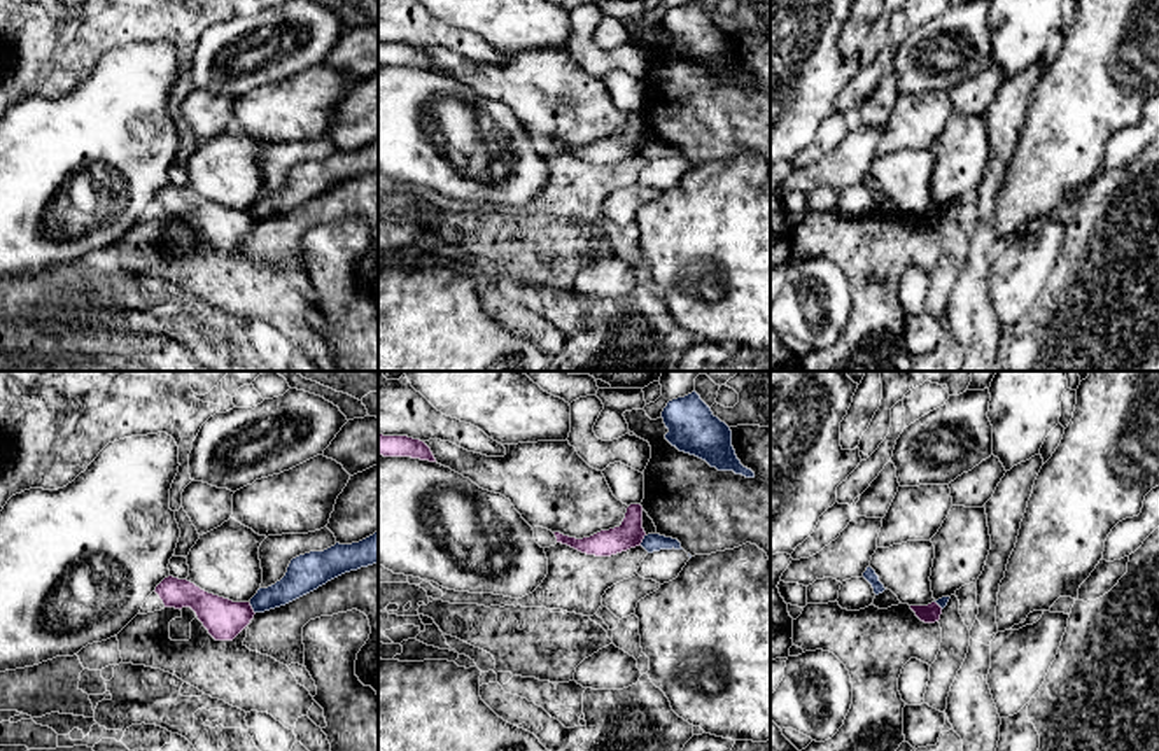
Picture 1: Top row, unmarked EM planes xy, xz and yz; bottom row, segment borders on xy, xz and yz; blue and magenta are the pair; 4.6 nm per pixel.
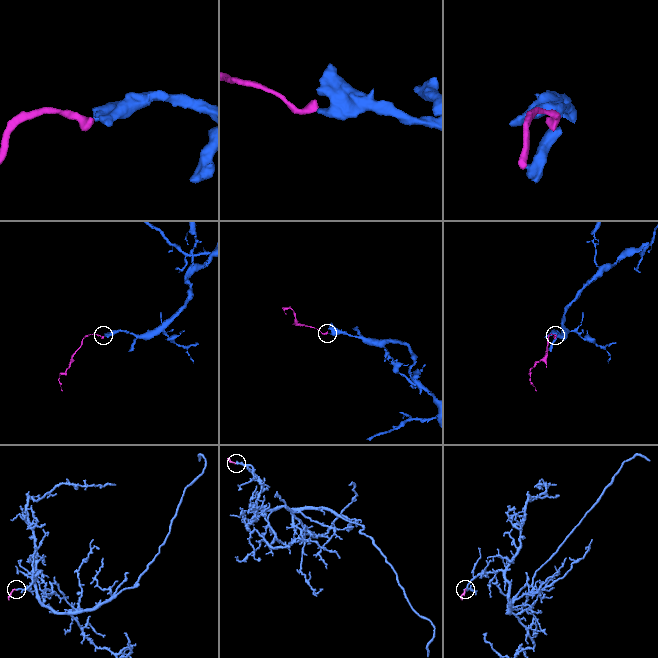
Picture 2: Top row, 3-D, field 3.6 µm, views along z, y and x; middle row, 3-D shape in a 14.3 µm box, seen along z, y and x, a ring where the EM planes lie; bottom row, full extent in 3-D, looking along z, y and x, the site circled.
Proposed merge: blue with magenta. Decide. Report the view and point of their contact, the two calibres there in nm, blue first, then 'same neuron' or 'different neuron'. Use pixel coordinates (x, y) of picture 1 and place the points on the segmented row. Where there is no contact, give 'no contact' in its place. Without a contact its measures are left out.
meets blue in xy at (252, 608); 140 nm thick on the blue side, 180 nm on the other; different neuron

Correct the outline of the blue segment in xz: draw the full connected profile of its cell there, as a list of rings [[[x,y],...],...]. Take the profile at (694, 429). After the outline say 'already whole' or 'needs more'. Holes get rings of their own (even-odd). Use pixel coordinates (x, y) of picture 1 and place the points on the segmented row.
[[[695,390],[669,401],[662,418],[669,429],[665,439],[679,452],[695,455],[718,471],[755,478],[755,473],[744,467],[735,455],[730,427],[713,415]]]; already whole

